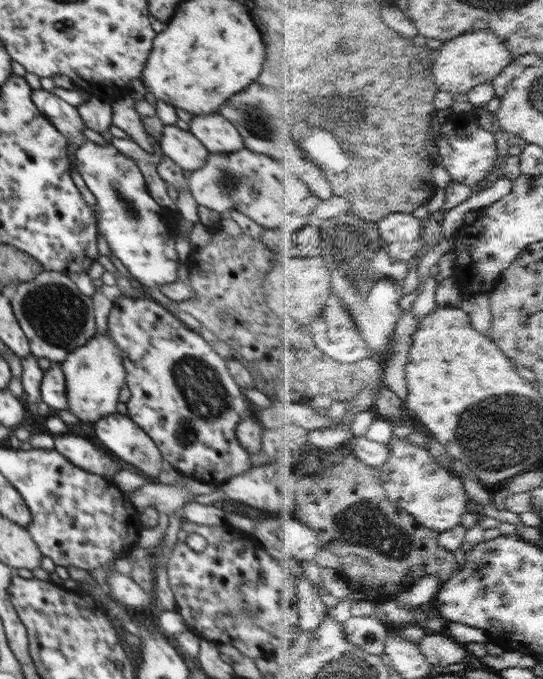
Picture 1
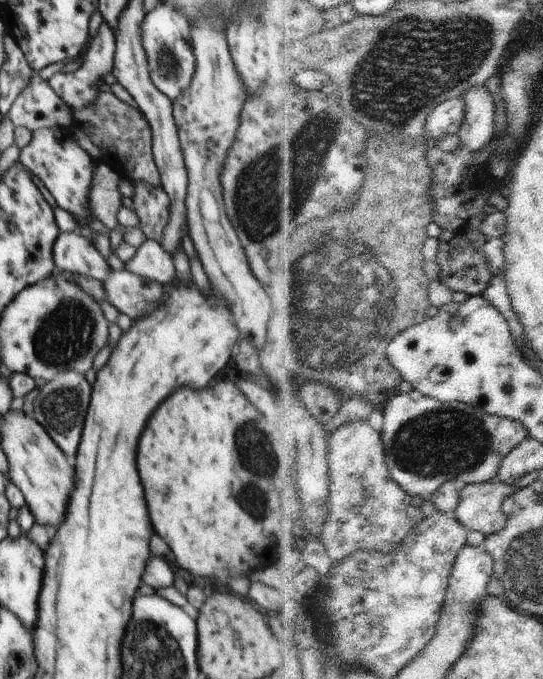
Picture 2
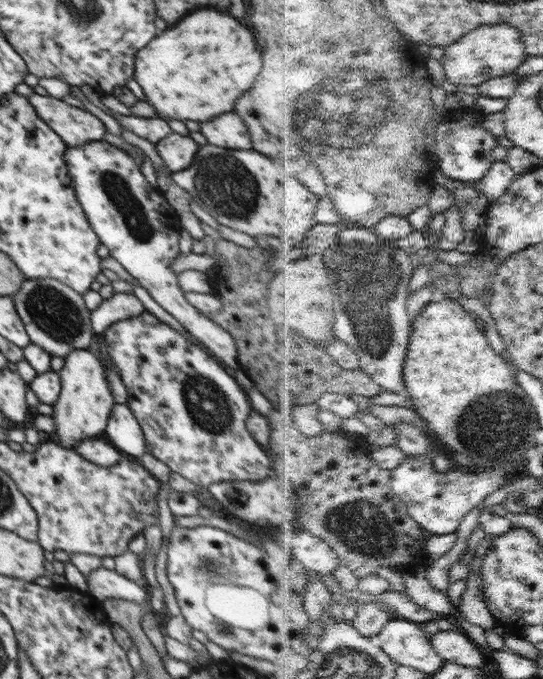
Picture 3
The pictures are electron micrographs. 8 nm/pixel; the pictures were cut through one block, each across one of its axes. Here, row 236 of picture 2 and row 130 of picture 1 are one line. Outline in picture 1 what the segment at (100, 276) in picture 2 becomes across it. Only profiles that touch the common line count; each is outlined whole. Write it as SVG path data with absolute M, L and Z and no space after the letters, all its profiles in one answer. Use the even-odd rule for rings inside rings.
M34 89L31 99L37 109L67 138L69 151L78 150L86 141L84 128L87 126L79 115L78 109L59 96L45 89Z

